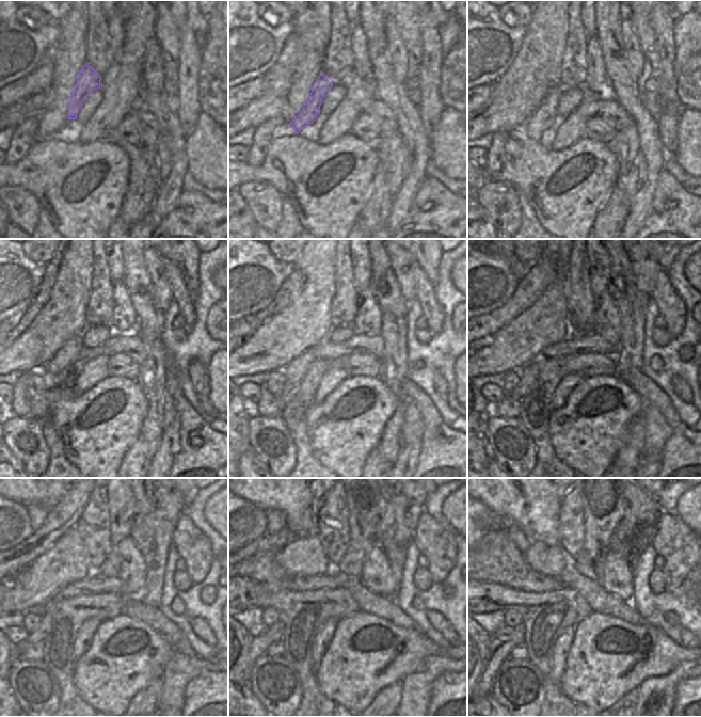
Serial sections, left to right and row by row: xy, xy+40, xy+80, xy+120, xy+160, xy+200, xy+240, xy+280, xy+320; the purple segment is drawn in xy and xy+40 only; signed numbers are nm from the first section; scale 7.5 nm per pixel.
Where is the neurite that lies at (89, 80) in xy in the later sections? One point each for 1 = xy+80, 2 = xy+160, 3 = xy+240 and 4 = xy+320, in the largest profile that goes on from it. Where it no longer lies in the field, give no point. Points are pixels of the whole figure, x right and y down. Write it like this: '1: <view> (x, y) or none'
1: xy+80 (543, 117)
2: xy+160 (293, 372)
3: xy+240 (38, 635)
4: xy+320 (497, 651)

